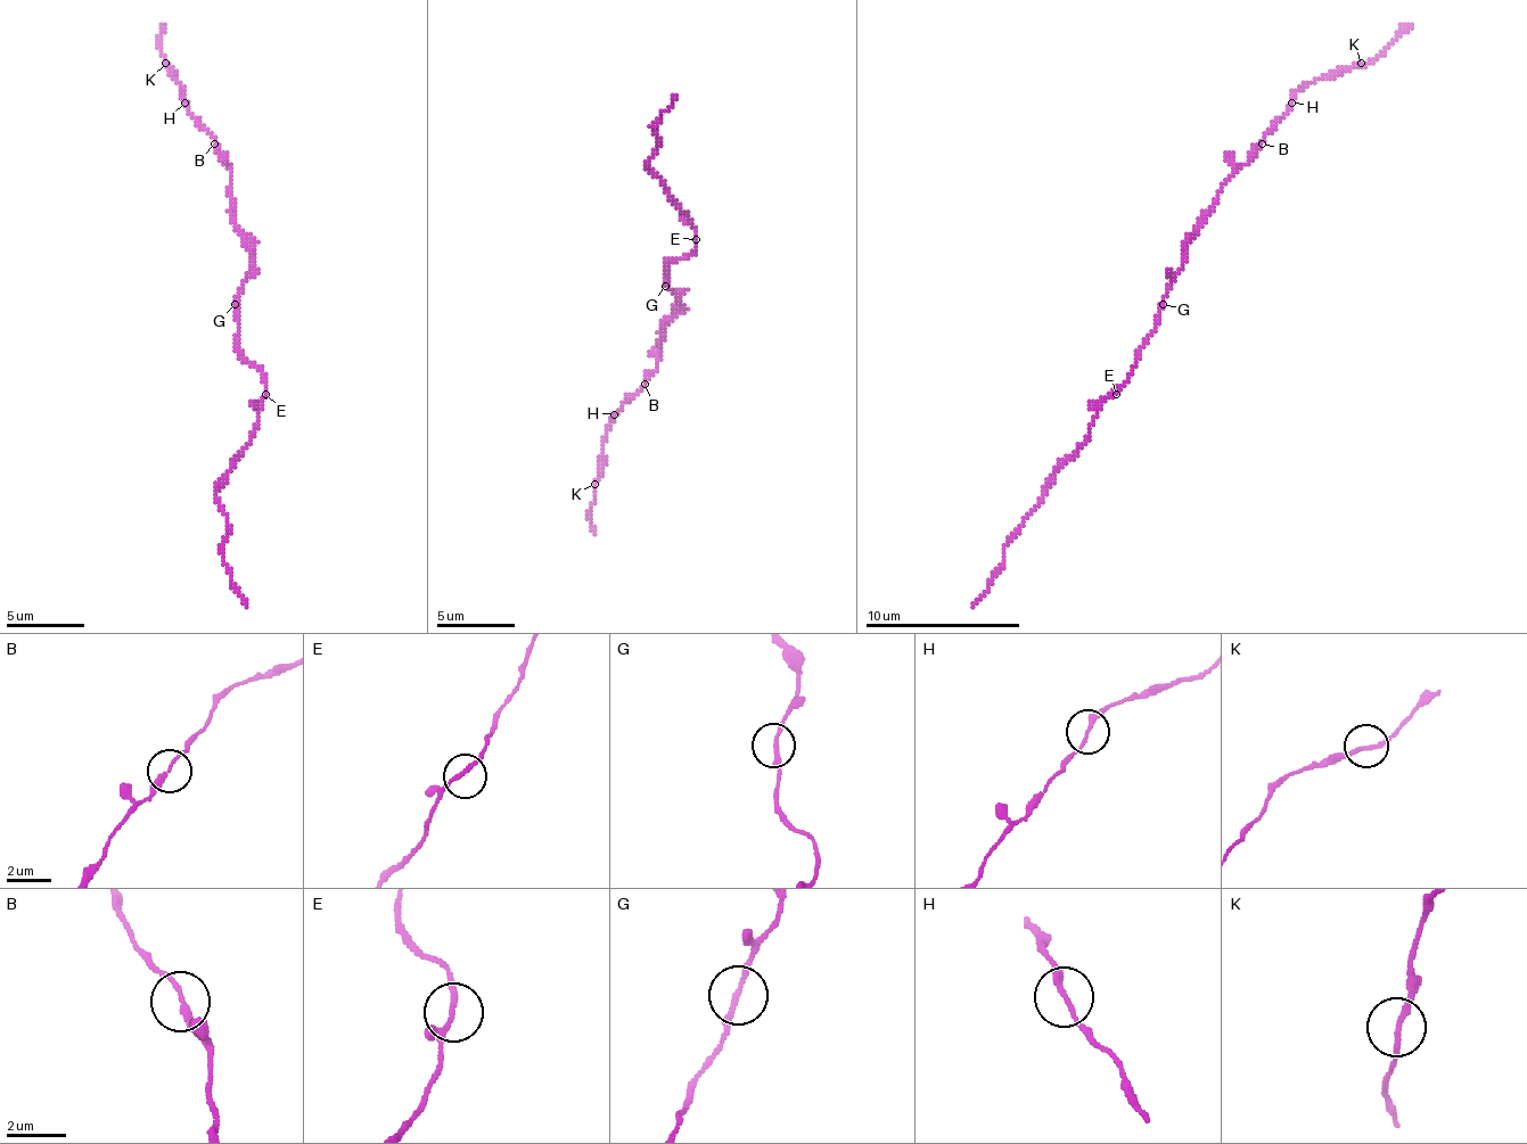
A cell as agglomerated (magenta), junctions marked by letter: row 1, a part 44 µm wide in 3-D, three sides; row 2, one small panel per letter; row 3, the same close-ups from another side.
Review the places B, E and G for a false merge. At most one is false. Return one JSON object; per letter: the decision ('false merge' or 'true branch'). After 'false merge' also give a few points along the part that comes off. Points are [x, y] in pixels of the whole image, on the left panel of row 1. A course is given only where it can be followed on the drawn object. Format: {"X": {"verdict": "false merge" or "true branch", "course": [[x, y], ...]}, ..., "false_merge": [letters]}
{"B": {"verdict": "true branch"}, "E": {"verdict": "true branch"}, "G": {"verdict": "true branch"}, "false_merge": []}

